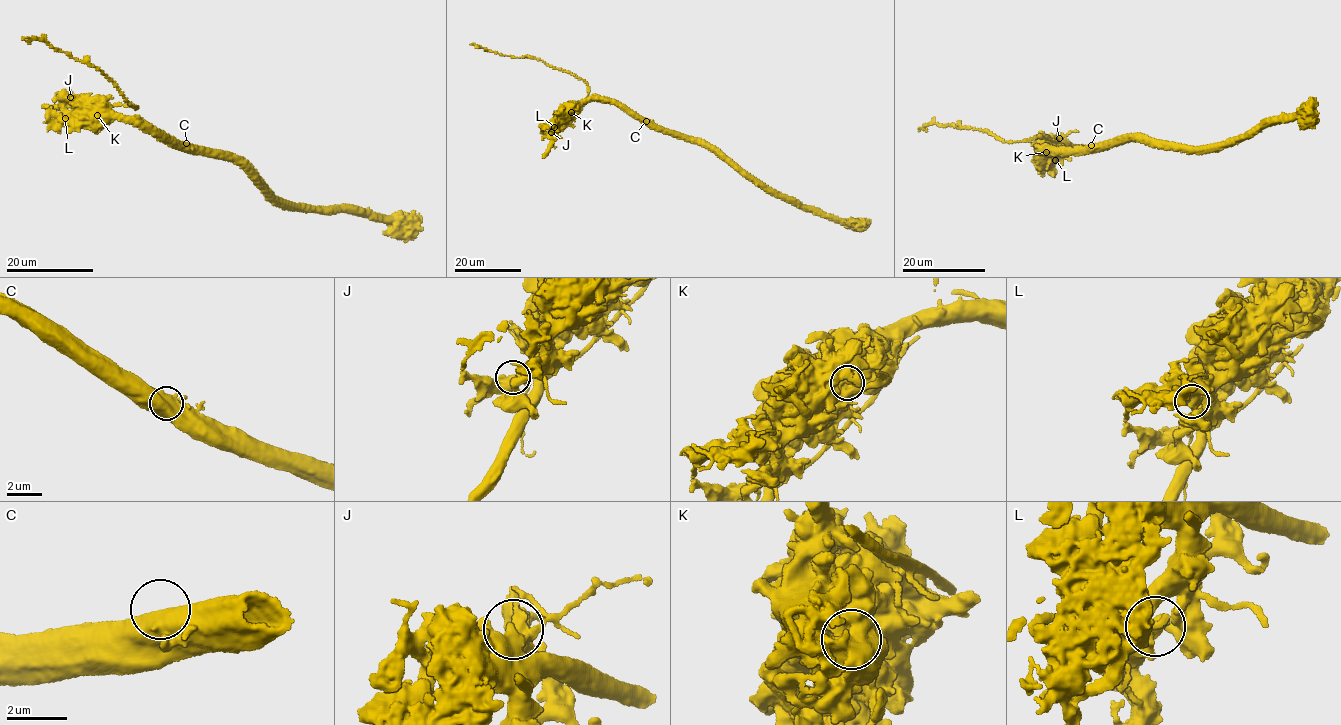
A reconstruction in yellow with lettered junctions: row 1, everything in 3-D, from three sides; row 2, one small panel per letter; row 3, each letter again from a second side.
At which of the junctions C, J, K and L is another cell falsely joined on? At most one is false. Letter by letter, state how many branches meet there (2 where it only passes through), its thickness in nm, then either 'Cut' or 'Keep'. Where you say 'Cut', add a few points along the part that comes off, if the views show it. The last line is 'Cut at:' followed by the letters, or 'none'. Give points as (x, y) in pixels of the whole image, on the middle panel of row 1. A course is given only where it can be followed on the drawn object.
C: Branches: 1. Thickness 750 nm. Keep
J: Branches: 4. Thickness 440 nm. Keep
K: Branches: 1. Thickness 1000 nm. Cut. Course of the part to remove: (572, 112), (573, 118), (587, 100), (588, 86), (583, 80), (530, 57), (501, 54), (471, 44)
L: Branches: 3. Thickness 440 nm. Keep
Cut at: K

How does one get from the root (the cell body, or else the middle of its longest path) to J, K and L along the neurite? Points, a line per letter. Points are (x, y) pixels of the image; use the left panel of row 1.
J: (181, 150), (163, 143), (154, 129), (96, 112), (70, 97)
K: (181, 150), (163, 143), (154, 129), (97, 116)
L: (181, 150), (163, 143), (154, 129), (138, 123), (118, 119), (81, 122), (65, 118)

